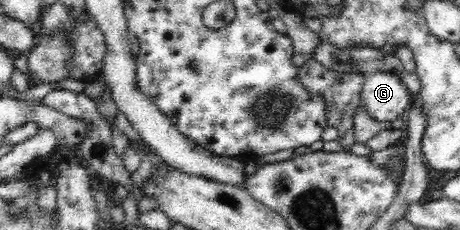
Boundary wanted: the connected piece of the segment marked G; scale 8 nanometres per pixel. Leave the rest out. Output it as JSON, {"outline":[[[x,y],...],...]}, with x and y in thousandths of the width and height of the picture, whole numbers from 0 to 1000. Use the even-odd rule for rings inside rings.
{"outline":[[[817,313],[791,326],[783,396],[783,443],[807,513],[846,530],[880,500],[896,413],[865,322]]]}

